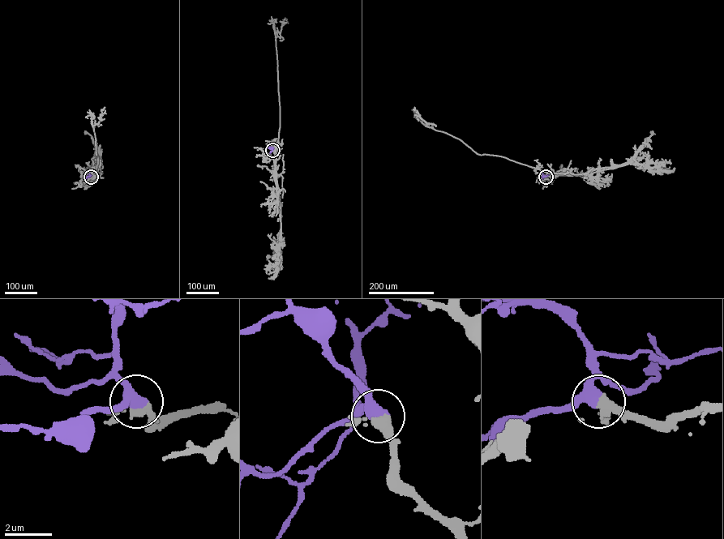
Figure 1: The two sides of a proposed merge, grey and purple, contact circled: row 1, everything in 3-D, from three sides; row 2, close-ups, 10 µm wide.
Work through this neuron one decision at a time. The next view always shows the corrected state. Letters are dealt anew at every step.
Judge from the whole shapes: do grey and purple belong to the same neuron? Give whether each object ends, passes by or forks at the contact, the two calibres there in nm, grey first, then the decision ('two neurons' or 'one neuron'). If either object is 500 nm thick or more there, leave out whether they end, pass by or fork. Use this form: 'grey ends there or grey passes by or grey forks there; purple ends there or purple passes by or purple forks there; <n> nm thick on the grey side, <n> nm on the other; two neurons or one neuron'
grey passes by; purple passes by; 400 nm thick on the grey side, 400 nm on the other; one neuron

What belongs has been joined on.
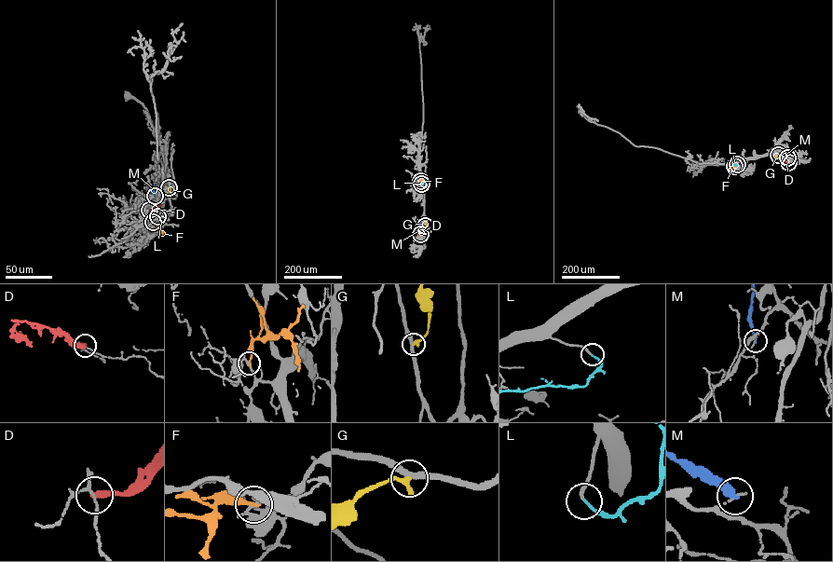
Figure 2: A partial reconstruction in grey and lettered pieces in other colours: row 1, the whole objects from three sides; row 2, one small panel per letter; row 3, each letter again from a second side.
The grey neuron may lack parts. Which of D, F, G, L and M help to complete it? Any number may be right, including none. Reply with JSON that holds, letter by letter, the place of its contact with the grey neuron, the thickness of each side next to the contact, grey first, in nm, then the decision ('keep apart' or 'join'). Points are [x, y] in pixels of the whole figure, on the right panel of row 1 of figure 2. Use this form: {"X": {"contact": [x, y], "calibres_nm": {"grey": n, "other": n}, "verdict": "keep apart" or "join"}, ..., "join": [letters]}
{"D": {"contact": [788, 162], "calibres_nm": {"grey": 130, "other": 240}, "verdict": "keep apart"}, "F": {"contact": [734, 166], "calibres_nm": {"grey": 180, "other": 220}, "verdict": "keep apart"}, "G": {"contact": [778, 155], "calibres_nm": {"grey": 320, "other": 340}, "verdict": "keep apart"}, "L": {"contact": [737, 164], "calibres_nm": {"grey": 190, "other": 160}, "verdict": "join"}, "M": {"contact": [787, 157], "calibres_nm": {"grey": 110, "other": 240}, "verdict": "keep apart"}, "join": ["L"]}

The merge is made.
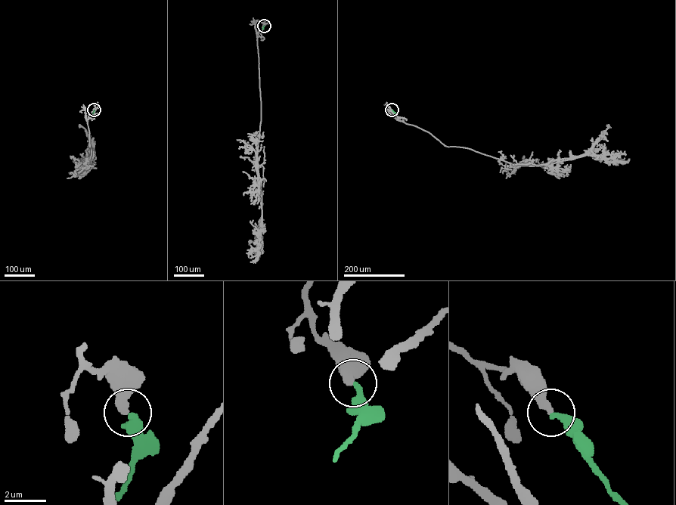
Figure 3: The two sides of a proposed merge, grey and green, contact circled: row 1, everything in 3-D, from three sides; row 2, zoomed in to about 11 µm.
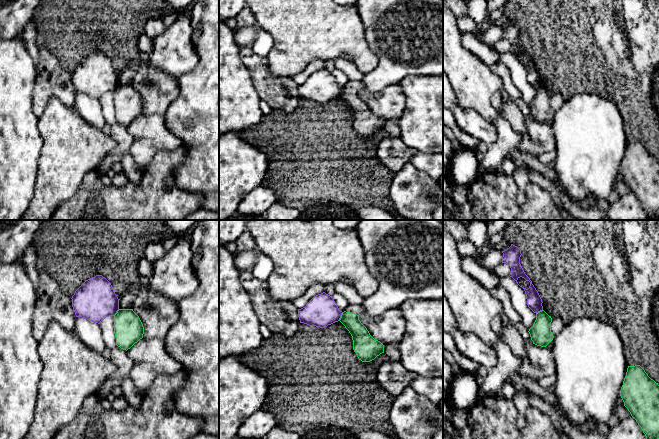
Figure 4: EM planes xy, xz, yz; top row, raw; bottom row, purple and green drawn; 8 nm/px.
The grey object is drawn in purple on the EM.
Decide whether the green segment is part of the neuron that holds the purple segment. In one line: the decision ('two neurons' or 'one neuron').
two neurons

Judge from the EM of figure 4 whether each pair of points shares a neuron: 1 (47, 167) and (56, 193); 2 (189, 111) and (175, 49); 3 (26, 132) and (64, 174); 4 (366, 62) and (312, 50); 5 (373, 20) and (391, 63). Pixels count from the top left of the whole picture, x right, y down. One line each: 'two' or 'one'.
1: one
2: two
3: two
4: one
5: one

